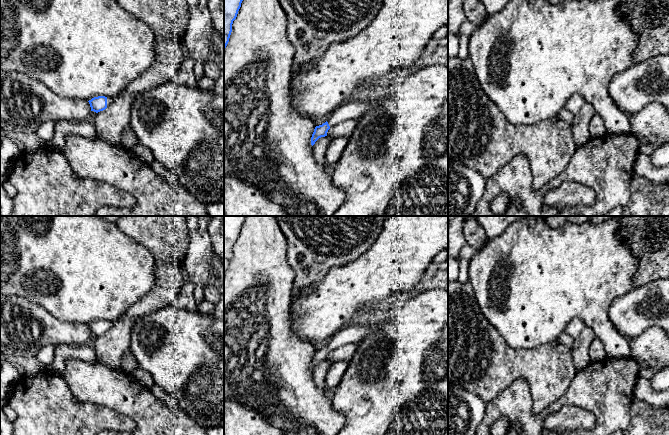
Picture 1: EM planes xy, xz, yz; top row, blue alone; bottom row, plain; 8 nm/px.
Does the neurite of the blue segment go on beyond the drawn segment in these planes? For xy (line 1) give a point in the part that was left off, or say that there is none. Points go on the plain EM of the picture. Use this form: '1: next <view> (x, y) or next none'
1: next xy (109, 324)

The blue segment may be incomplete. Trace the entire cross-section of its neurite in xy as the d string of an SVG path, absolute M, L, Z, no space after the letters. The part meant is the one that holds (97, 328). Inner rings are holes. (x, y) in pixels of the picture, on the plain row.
M98 320L94 321L91 324L89 324L89 328L91 331L91 335L94 335L96 337L105 334L107 331L109 331L113 327L114 323L105 321L105 320Z

